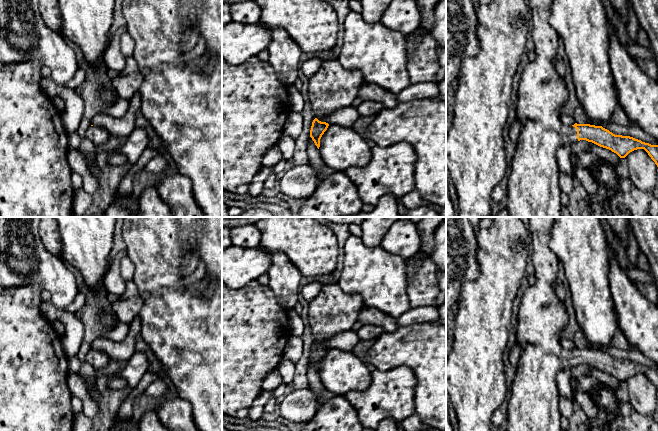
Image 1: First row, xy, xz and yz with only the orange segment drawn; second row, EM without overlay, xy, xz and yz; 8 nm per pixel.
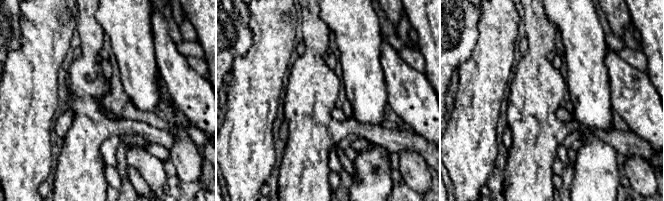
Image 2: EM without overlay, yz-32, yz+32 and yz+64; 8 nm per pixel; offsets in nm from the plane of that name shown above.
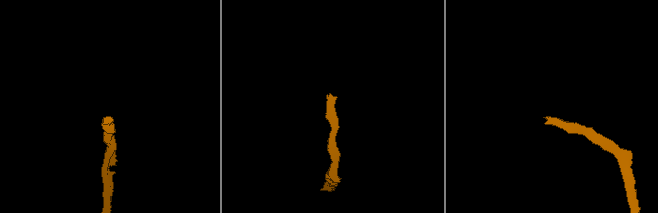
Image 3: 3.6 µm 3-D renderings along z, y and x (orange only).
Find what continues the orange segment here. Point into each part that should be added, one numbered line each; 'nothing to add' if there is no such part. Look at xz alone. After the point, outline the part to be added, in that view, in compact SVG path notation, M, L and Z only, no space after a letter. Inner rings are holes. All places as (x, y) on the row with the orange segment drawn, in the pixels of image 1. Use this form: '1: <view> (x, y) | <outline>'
1: xz (332, 87) | M338 60L324 61L309 79L308 99L314 119L325 122L325 115L351 106L363 82L360 71L346 69Z

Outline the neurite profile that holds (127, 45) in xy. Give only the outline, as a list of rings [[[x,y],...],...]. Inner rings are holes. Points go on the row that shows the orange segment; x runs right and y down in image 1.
[[[126,31],[120,37],[120,50],[125,57],[133,56],[135,43],[131,35]]]

